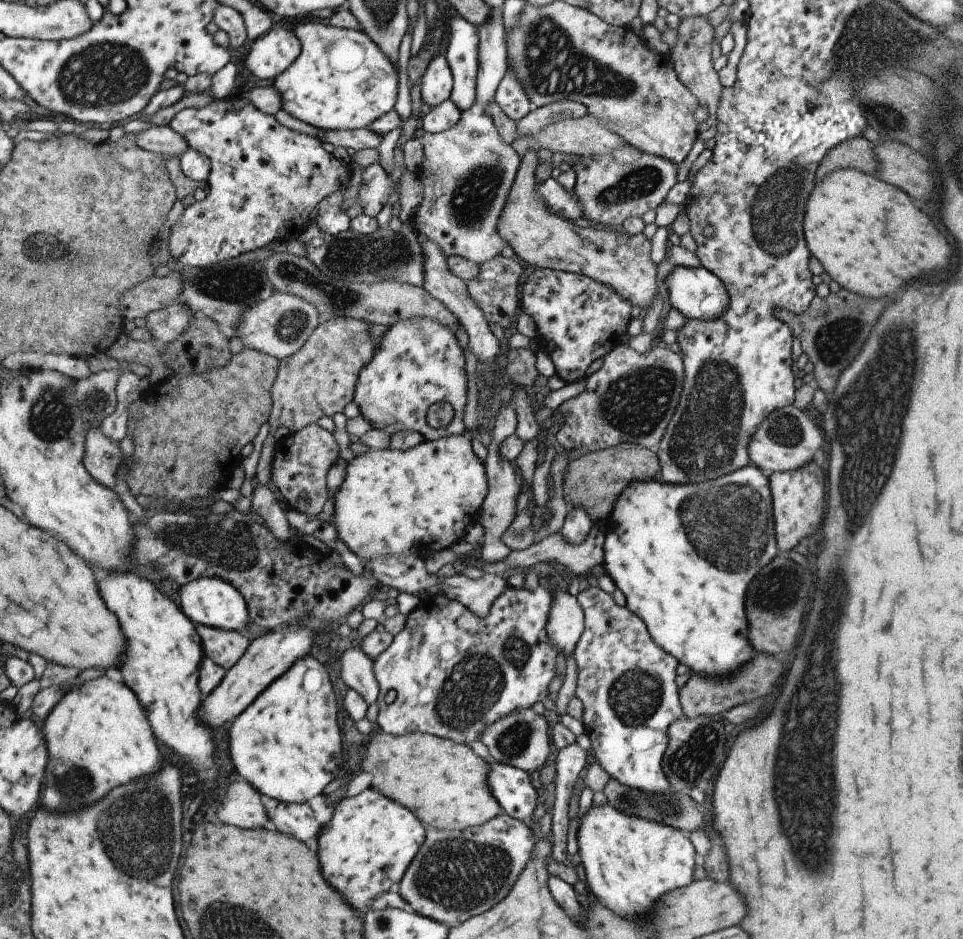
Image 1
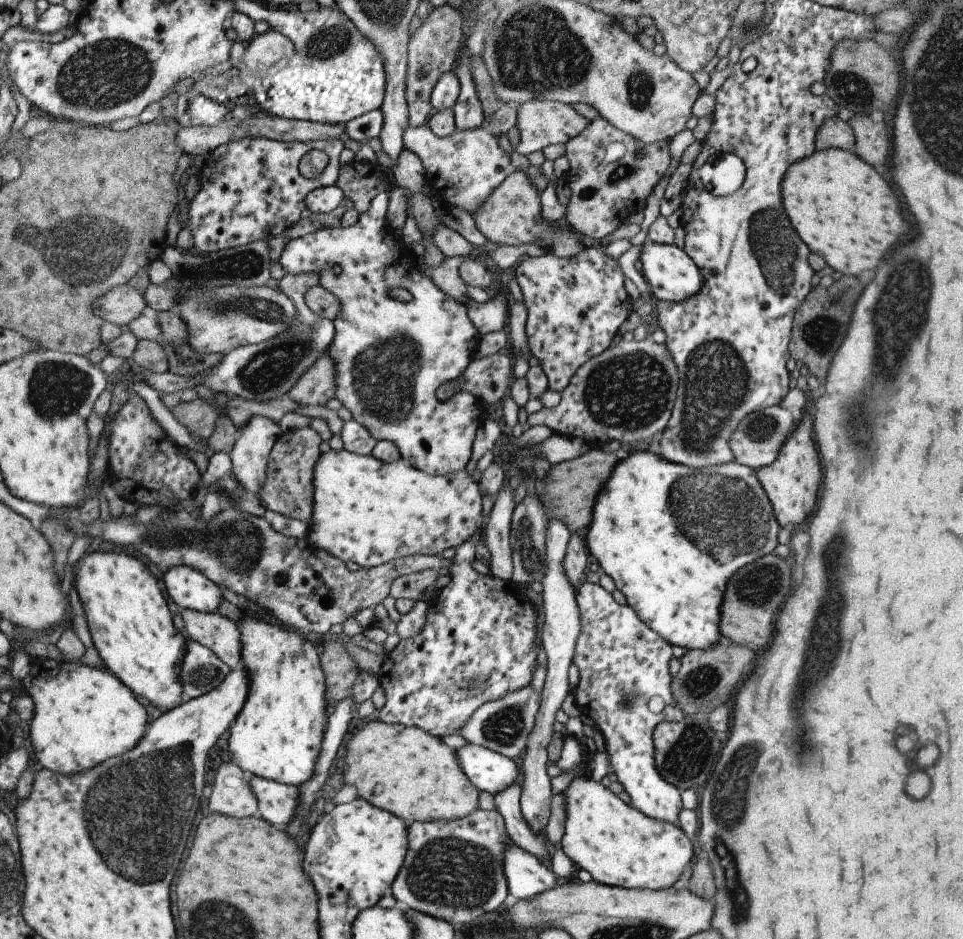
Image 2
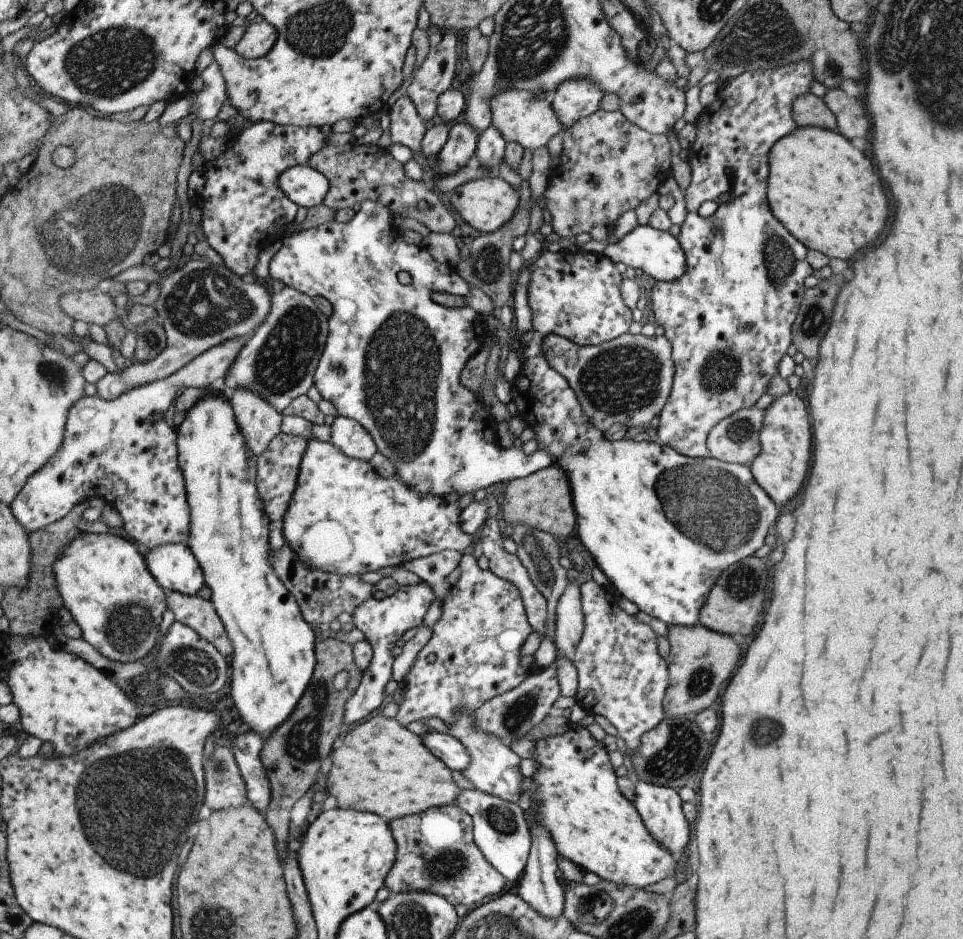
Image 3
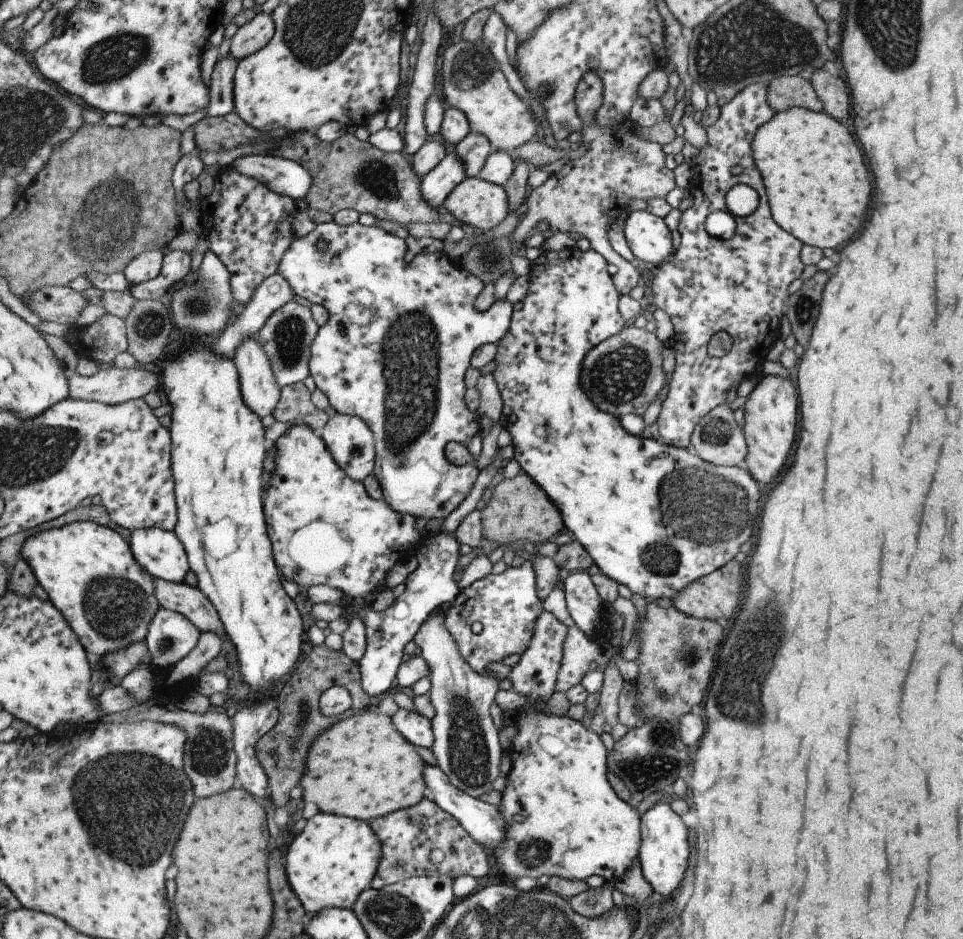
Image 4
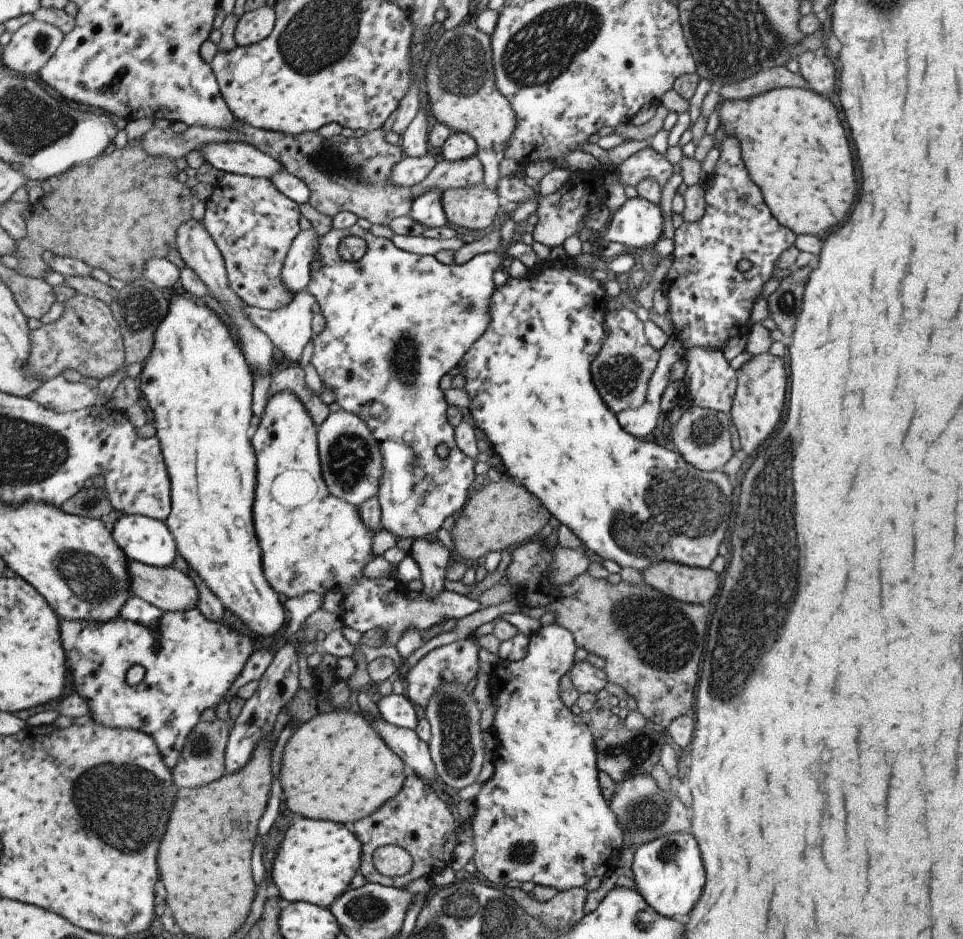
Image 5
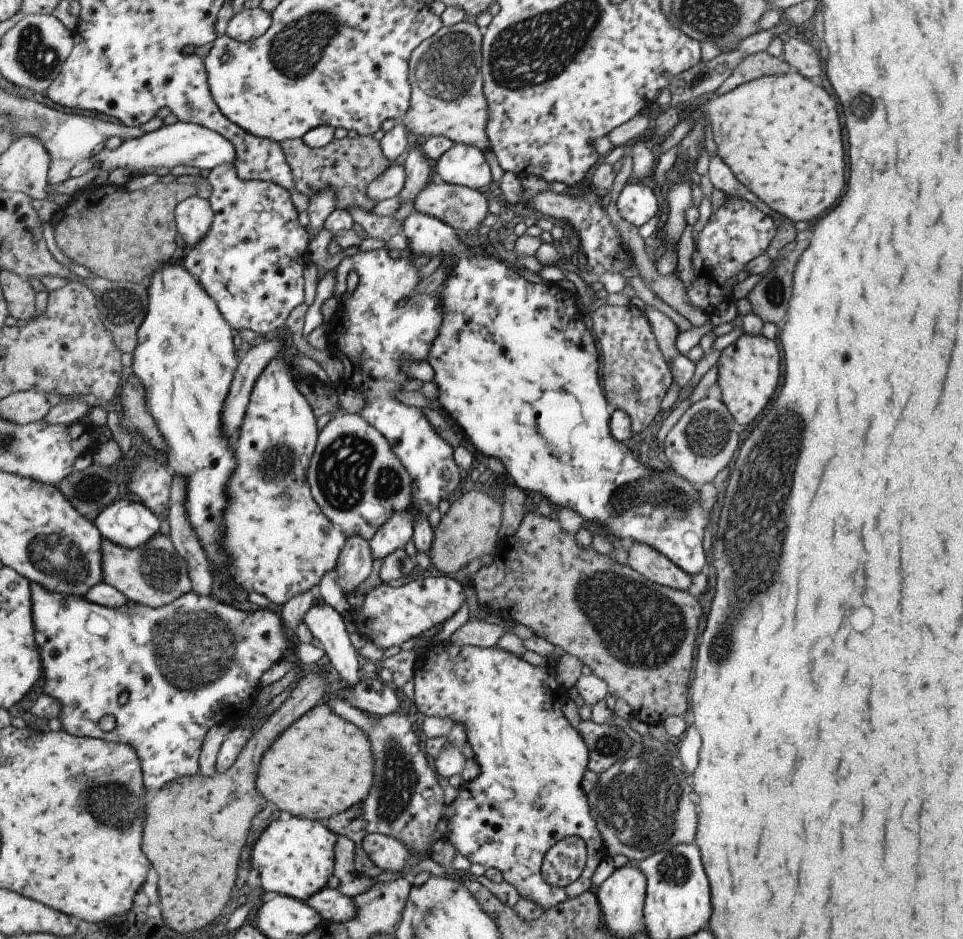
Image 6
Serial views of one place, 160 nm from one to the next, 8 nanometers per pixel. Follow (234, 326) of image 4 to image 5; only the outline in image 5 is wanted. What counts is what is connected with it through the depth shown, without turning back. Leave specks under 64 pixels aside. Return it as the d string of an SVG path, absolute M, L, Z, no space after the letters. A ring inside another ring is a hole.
M310 227L300 230L291 241L280 272L280 279L290 293L295 294L308 284L309 262L318 247L318 239Z

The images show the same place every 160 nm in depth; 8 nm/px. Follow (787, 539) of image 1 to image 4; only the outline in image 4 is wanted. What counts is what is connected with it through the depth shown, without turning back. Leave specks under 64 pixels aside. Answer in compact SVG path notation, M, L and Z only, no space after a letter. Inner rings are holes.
M761 375L748 392L743 407L742 433L746 442L743 468L763 486L771 484L789 460L797 430L797 396L788 377Z

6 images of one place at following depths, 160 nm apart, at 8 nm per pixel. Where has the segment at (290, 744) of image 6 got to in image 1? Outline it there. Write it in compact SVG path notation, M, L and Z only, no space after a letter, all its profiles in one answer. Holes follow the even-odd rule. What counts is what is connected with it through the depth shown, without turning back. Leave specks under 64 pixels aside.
M382 732L370 733L365 743L365 752L361 760L361 770L371 774L371 788L375 788L385 798L391 798L393 802L399 802L407 810L411 810L415 816L419 816L419 822L424 826L436 828L442 831L458 831L470 829L490 821L491 818L501 813L500 806L486 784L487 760L475 755L464 743L451 742L450 740L433 736L427 733L409 733L393 736Z

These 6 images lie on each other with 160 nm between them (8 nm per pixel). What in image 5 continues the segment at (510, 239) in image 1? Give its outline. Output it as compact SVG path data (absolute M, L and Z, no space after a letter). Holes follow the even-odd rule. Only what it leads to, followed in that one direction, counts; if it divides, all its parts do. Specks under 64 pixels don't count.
M483 184L441 191L440 203L446 221L466 230L485 230L496 217L498 194Z

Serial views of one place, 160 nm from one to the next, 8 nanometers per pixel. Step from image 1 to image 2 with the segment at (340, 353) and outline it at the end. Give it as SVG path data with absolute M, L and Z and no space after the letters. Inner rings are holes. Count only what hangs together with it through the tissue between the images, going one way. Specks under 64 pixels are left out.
M325 350L324 354L300 375L299 380L291 387L287 396L300 405L324 406L325 400L334 396L334 390L334 363Z

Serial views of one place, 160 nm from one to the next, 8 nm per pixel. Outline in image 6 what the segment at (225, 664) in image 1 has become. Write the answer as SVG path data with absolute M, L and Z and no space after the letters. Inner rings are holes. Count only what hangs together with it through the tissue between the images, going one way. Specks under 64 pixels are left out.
M155 534L155 538L143 544L141 549L125 550L104 539L99 548L103 554L103 558L99 560L99 568L103 570L103 583L125 594L133 603L161 608L190 591L186 563L179 557L169 538L163 534Z

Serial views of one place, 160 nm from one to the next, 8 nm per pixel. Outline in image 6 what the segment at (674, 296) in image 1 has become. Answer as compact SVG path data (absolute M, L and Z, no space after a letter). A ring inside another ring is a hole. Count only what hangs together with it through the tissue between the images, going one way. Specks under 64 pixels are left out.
M628 181L615 198L619 217L639 228L654 215L657 216L658 203L652 189L648 184Z

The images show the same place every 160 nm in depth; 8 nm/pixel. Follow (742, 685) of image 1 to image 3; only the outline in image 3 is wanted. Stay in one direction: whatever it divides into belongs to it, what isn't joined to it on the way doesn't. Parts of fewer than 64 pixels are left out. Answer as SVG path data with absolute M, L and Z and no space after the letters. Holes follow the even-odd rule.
M699 623L667 625L666 628L669 652L663 660L666 662L668 685L662 709L667 717L692 717L721 696L725 682L739 662L739 646L729 636L713 632Z

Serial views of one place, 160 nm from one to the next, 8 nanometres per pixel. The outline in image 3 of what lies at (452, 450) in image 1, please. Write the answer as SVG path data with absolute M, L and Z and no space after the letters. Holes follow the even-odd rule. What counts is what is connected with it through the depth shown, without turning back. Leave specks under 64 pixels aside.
M307 439L295 488L278 524L282 528L284 542L305 566L341 576L361 577L385 566L401 567L409 560L442 550L470 552L475 538L459 530L459 510L455 503L441 503L442 498L419 495L396 475L381 478L368 463L345 456L329 441Z

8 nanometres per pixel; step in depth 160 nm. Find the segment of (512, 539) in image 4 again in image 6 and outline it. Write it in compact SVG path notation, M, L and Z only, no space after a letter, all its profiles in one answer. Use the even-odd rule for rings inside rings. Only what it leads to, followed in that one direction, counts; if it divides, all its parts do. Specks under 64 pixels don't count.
M478 487L464 492L453 500L447 512L441 515L435 526L433 542L427 555L431 561L433 573L451 574L463 569L471 560L491 554L498 541L497 532L501 524L502 502L483 493Z

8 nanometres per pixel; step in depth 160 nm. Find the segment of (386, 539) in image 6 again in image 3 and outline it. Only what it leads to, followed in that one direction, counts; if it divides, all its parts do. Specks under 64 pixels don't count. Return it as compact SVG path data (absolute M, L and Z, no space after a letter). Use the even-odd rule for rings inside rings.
M363 202L361 204L361 208L358 212L354 214L354 217L351 218L349 222L344 223L338 223L335 222L334 219L331 219L330 221L327 221L326 223L320 224L316 227L309 227L306 229L299 229L298 231L295 231L291 234L285 234L279 241L279 250L273 254L271 257L271 260L268 262L268 280L279 280L279 282L282 282L285 287L291 287L292 289L298 290L299 292L303 293L304 295L307 295L308 297L321 297L325 298L327 302L330 302L332 311L331 314L328 316L328 333L326 334L323 350L321 353L321 356L318 360L318 365L316 366L315 372L313 373L312 379L313 379L313 385L315 388L317 388L320 398L323 400L327 400L327 402L331 402L333 405L333 408L336 410L337 415L341 415L353 420L356 420L370 435L371 438L374 440L374 443L376 444L377 450L379 453L381 453L390 463L394 470L394 475L396 475L397 478L402 479L403 483L406 483L415 493L418 493L419 495L434 495L435 497L445 497L449 496L449 494L457 494L457 496L461 496L462 494L469 494L473 493L475 490L479 490L479 488L487 488L489 485L495 484L495 482L505 482L505 480L513 480L516 478L521 478L524 476L527 476L528 474L531 474L532 472L535 472L539 469L544 469L545 466L549 466L551 464L551 460L549 460L549 456L545 454L543 451L533 451L529 456L522 454L521 448L517 443L514 445L507 446L507 448L502 449L498 448L498 446L495 444L495 441L493 440L493 420L491 416L489 416L482 408L481 402L479 402L479 398L473 394L468 388L465 388L459 382L459 375L461 370L463 370L464 364L471 358L477 351L479 351L482 348L482 345L484 344L484 341L486 340L487 336L487 330L486 325L484 322L484 318L478 313L475 312L475 310L471 309L468 305L464 305L461 307L445 307L442 305L438 305L431 299L431 294L433 292L445 292L445 294L454 294L455 296L461 296L461 298L465 298L469 294L469 285L462 279L459 278L459 275L456 273L456 269L453 268L452 264L447 264L447 262L437 262L431 255L430 252L423 246L413 246L413 245L407 245L404 242L400 242L399 239L399 233L395 226L392 224L391 220L389 219L389 212L381 203L376 202ZM399 272L407 272L411 278L411 282L409 284L400 284L399 280L397 280L397 274Z

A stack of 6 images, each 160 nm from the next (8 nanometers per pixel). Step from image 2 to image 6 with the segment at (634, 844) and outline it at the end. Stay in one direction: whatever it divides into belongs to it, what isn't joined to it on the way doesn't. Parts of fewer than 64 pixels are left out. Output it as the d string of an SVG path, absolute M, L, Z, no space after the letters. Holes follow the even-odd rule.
M433 641L433 644L415 655L412 712L417 719L437 716L447 718L453 725L461 724L465 728L465 743L471 746L472 759L479 767L479 776L459 786L455 800L442 810L441 820L433 834L434 841L444 840L451 844L470 864L498 870L503 881L511 884L519 897L535 902L543 910L581 892L594 891L591 875L608 854L595 820L589 814L587 796L582 788L589 760L587 746L561 712L568 697L555 680L555 664L563 652L553 645L551 653L543 656L545 665L535 666L495 647L457 646L449 641L443 644ZM567 837L577 837L585 844L583 871L567 886L549 886L541 875L543 856L553 844Z

